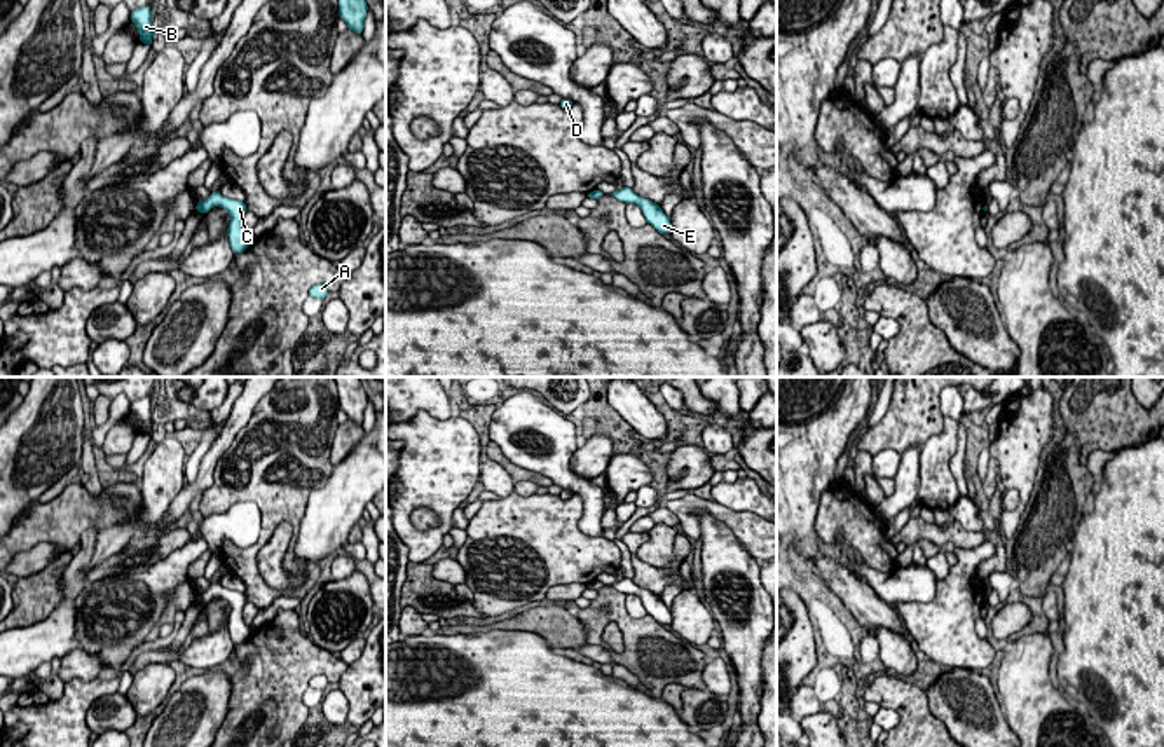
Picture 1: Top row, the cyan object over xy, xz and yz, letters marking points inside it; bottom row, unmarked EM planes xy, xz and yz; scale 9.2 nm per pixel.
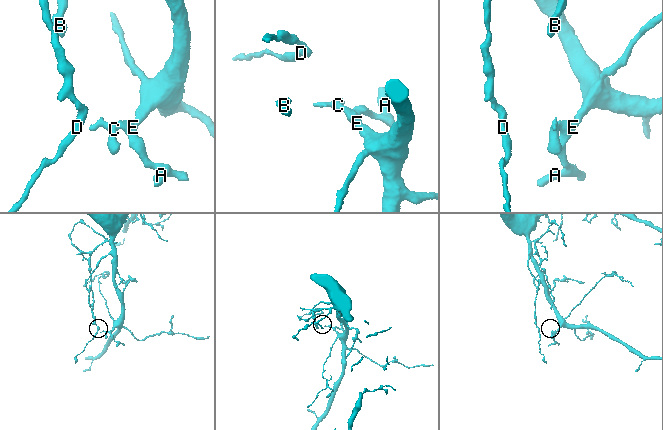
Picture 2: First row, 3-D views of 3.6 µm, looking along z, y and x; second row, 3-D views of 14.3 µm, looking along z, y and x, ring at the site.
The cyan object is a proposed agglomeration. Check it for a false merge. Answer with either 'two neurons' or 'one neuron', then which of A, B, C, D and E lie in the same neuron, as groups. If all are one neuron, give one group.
one neuron; groups A B C D E

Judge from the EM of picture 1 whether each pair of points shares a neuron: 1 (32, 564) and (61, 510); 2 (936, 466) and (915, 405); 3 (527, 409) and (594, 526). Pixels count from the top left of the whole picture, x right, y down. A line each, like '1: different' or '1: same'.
1: different
2: different
3: same

